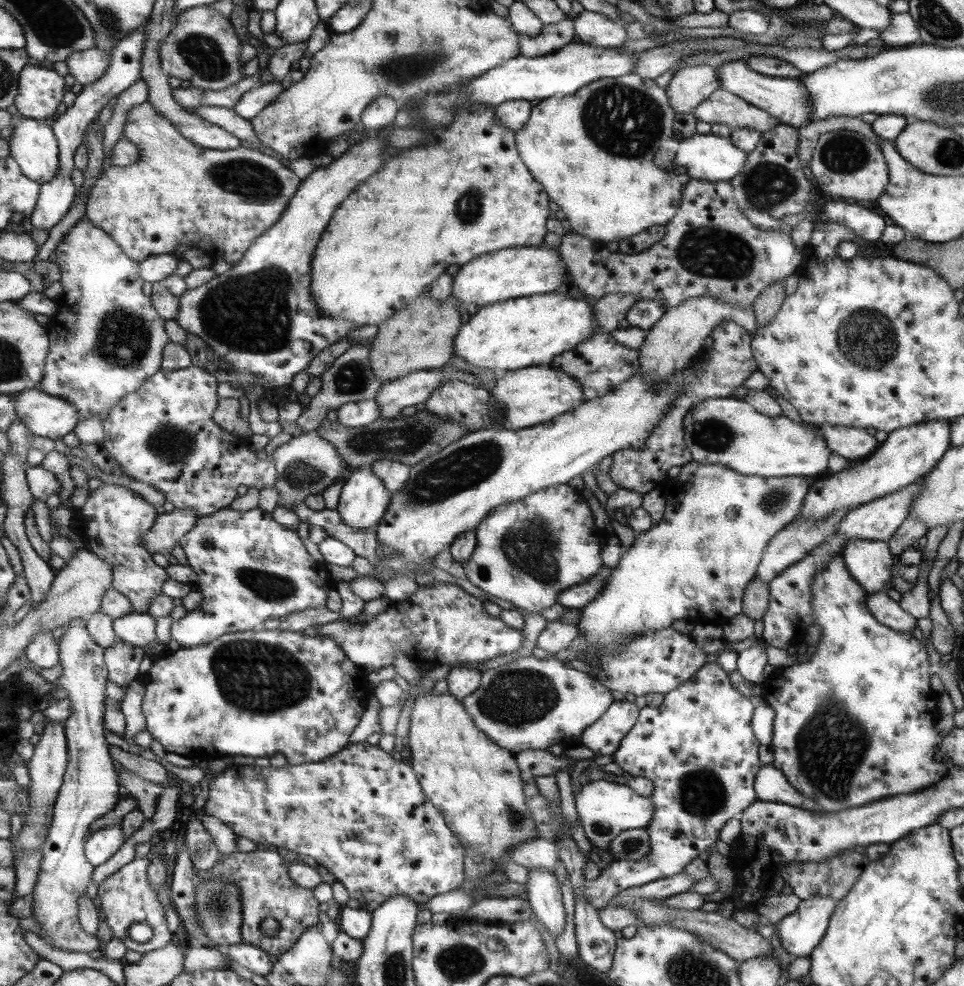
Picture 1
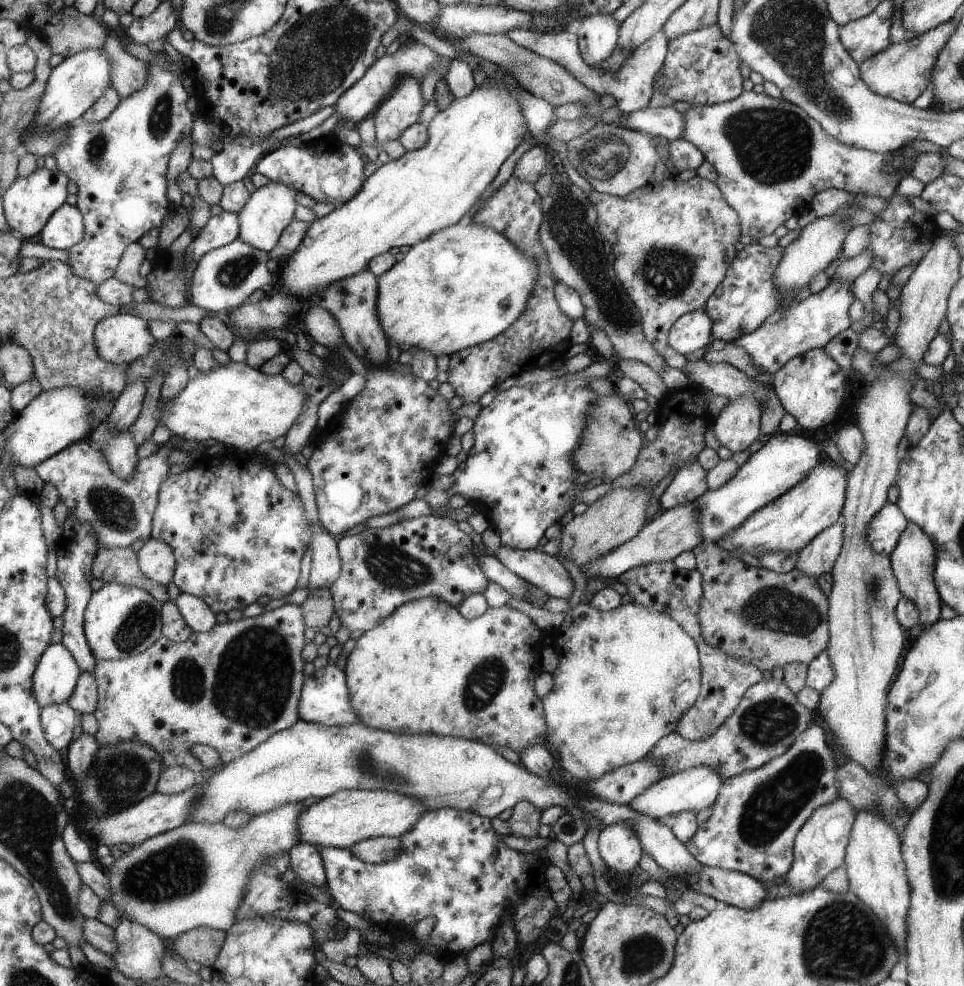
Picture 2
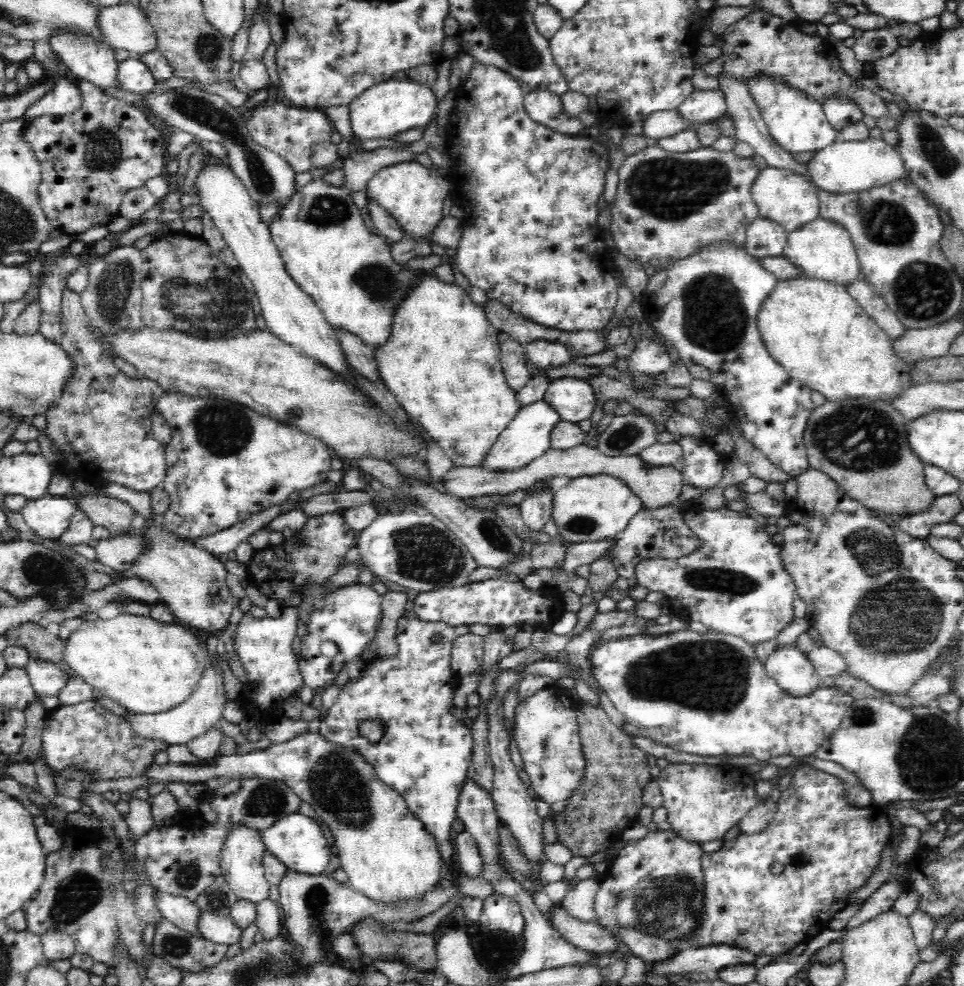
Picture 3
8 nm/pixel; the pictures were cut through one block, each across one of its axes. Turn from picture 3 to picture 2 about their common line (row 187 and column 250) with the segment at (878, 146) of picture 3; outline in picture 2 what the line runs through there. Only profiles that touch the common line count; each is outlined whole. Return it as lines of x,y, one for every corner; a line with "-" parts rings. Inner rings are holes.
292,801
275,809
269,810
265,813
249,816
248,820
243,825
238,827
229,827
221,821
215,823
207,823
202,821
189,821
182,826
175,829
157,834
152,838
147,838
140,845
133,845
123,850
123,855
115,860
115,863
106,869
109,876
110,888
112,893
112,905
117,911
117,917
120,920
125,918
127,921
138,923
140,926
145,926
149,931
152,931
156,936
163,938
175,938
179,934
185,933
193,928
206,927
226,932
229,926
236,922
236,910
241,906
243,897
245,896
246,885
250,878
250,873
263,865
268,859
272,857
279,857
294,846
301,842
300,840
300,818
302,813
310,806
310,801

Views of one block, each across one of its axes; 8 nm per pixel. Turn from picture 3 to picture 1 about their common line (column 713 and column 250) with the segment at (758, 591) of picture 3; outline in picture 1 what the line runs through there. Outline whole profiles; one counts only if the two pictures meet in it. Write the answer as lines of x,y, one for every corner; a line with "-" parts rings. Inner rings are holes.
225,507
198,518
193,528
181,537
179,546
185,553
186,565
197,575
197,584
193,589
203,594
197,608
186,611
183,618
173,620
171,624
171,640
180,647
207,644
225,634
259,629
269,619
325,607
329,590
335,589
327,564
309,552
309,544
301,540
301,532
278,524
273,511
265,512
265,508
237,511

